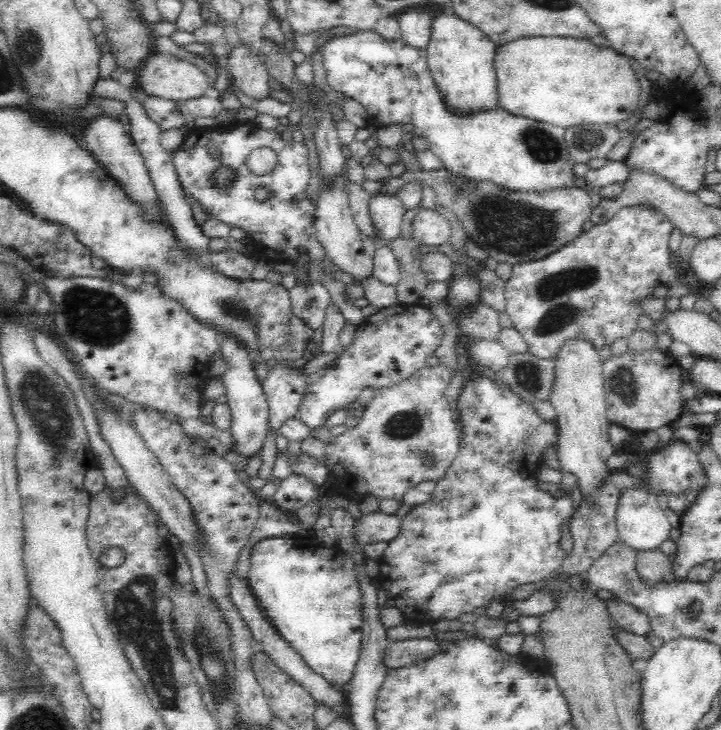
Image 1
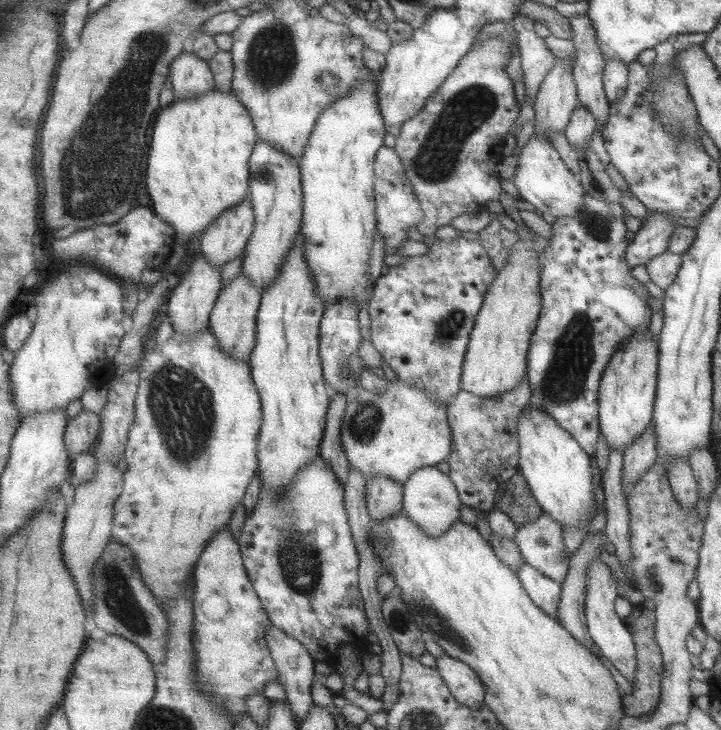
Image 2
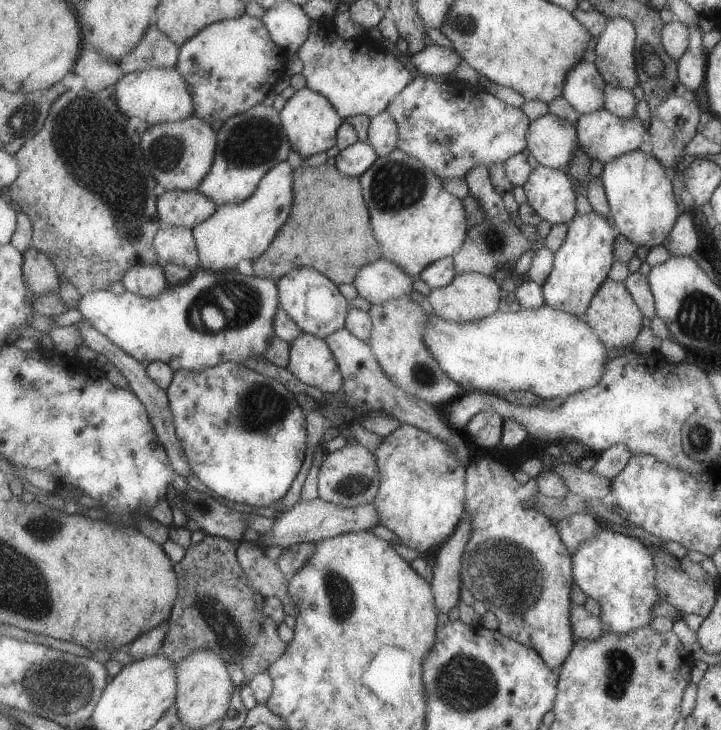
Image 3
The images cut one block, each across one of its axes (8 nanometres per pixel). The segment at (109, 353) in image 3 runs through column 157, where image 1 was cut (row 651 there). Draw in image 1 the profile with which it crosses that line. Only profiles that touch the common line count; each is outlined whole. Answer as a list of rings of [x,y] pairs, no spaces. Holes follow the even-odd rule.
[[[430,637],[390,641],[384,650],[382,661],[389,669],[406,666],[434,654],[438,650],[438,644],[440,641]]]

